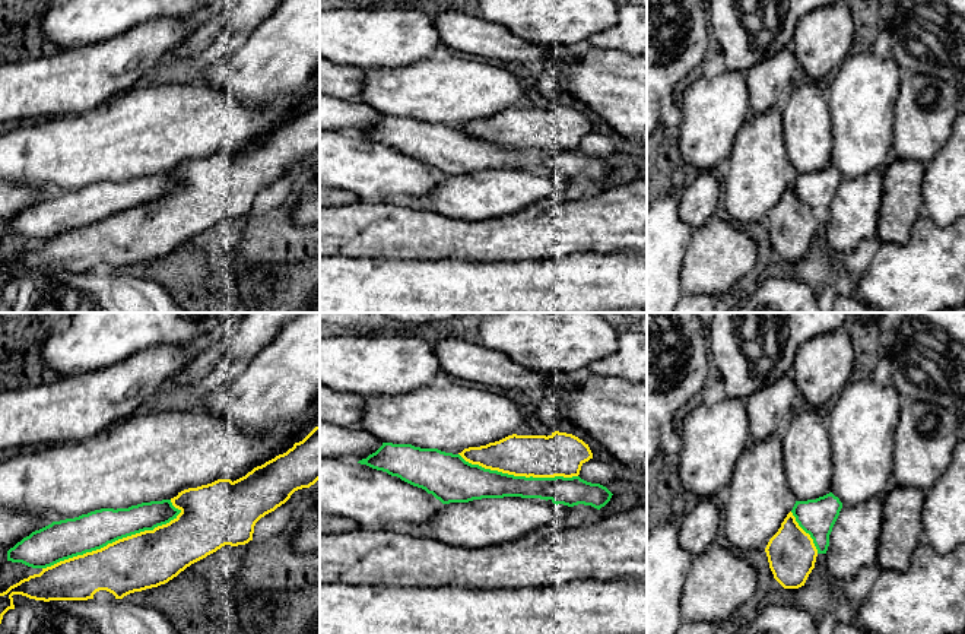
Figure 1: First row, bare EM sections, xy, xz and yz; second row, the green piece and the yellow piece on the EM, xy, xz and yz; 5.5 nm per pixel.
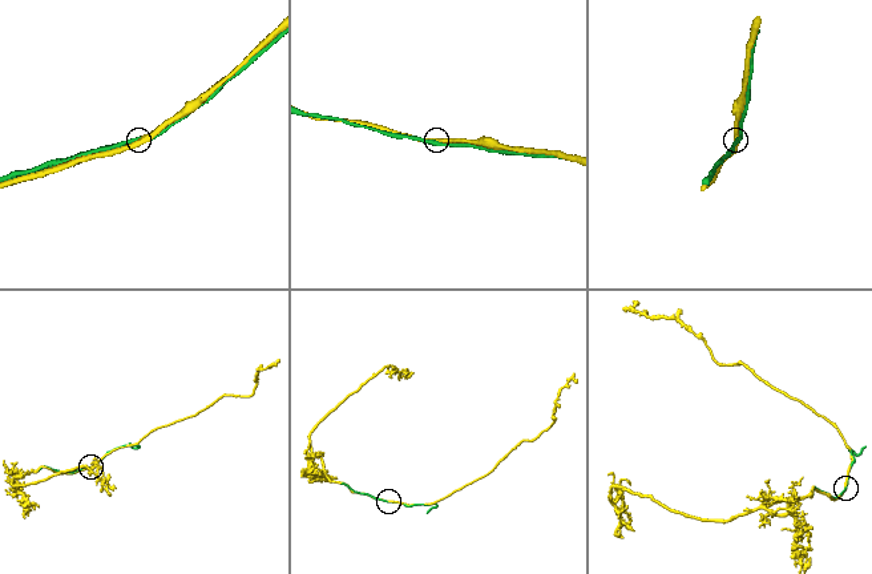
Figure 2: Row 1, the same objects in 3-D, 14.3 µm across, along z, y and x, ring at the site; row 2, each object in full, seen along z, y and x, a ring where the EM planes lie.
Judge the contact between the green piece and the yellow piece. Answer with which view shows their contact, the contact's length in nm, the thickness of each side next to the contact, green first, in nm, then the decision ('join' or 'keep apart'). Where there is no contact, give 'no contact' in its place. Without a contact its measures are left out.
contact in xy; length 850 nm; calibres 220 and 320 nm; join

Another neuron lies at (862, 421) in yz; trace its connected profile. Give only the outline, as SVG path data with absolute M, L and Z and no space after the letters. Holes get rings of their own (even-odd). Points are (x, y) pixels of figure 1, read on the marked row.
M872 378L847 384L826 408L831 437L831 492L842 505L857 505L873 497L882 498L892 475L893 437L901 415L901 396L892 386L880 387Z

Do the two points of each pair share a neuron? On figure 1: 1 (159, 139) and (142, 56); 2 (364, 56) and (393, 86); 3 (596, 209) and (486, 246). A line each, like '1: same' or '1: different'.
1: same
2: different
3: same

